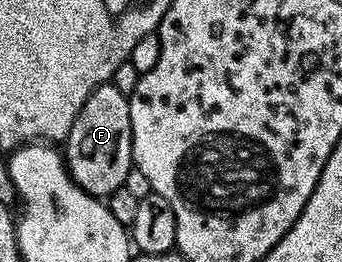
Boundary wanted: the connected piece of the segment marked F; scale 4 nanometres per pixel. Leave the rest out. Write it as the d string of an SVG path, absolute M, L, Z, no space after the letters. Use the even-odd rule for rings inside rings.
M110 81L94 89L94 93L90 93L90 97L82 105L78 117L74 117L74 125L62 151L66 156L69 175L86 193L107 197L124 186L127 174L134 166L128 96L118 93L118 89Z

